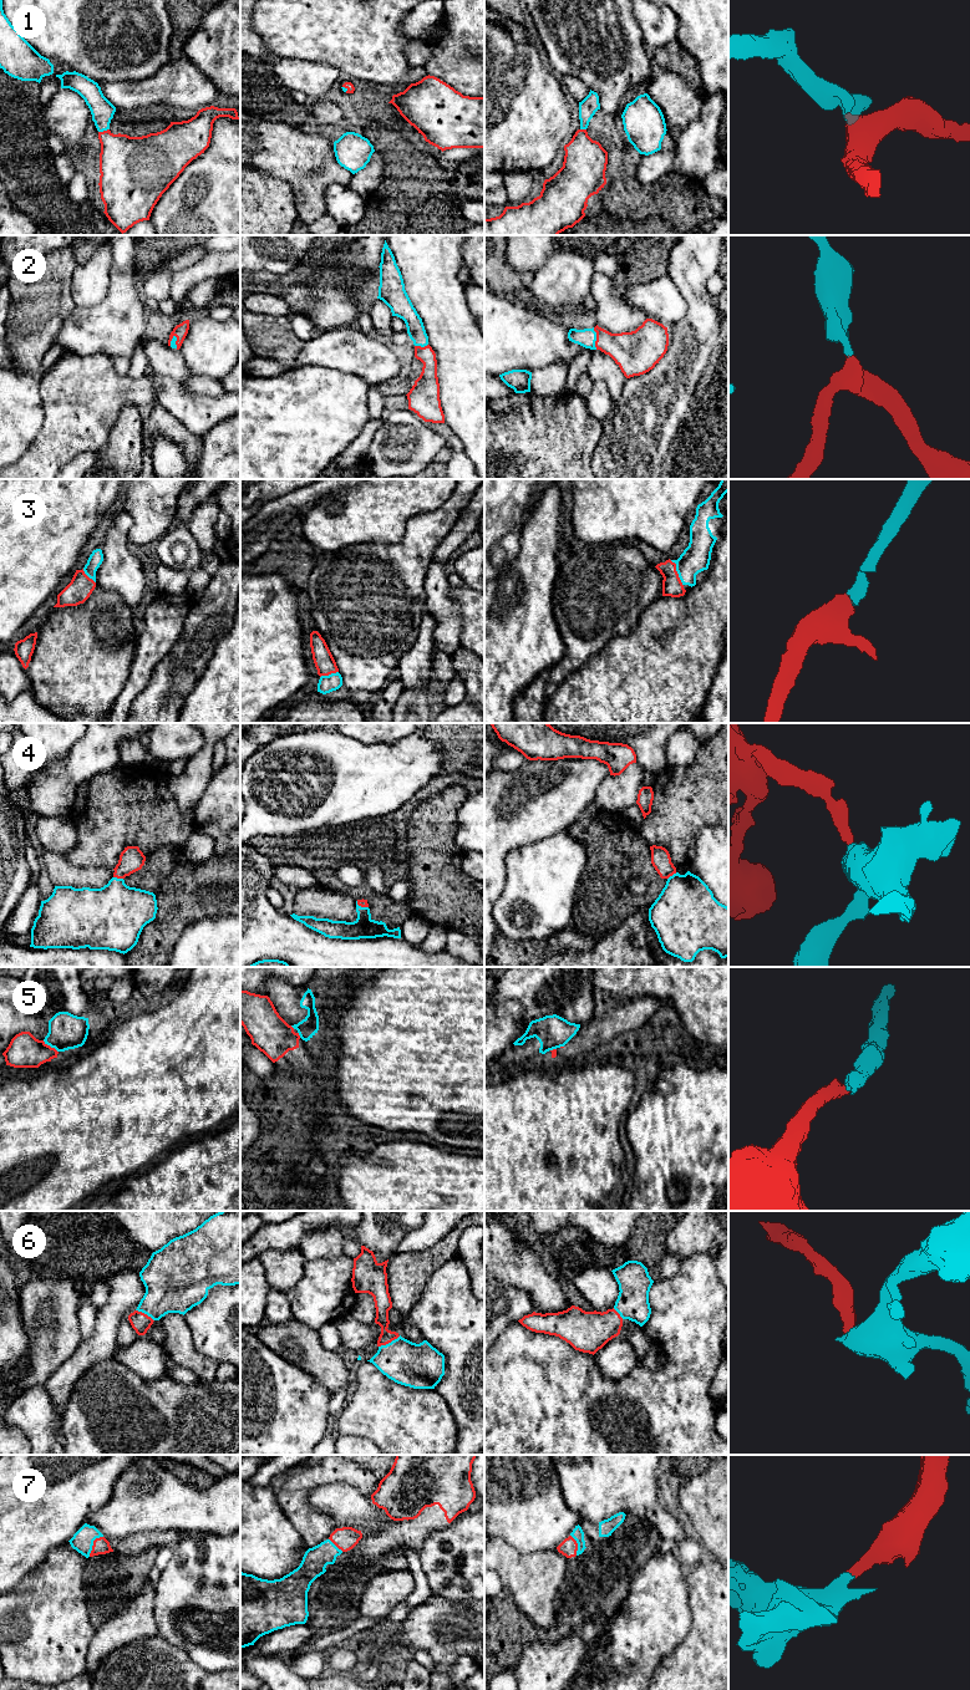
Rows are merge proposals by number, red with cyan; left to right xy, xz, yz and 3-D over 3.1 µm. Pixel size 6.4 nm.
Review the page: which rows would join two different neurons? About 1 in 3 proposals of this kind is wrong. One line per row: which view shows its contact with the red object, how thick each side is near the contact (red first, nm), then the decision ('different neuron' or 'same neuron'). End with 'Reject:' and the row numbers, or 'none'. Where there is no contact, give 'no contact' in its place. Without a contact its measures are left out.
1: meets red in xy; 340 nm thick on the red side, 150 nm on the other; same neuron
2: meets red in yz; 260 nm thick on the red side, 120 nm on the other; same neuron
3: meets red in yz; 130 nm thick on the red side, 180 nm on the other; same neuron
4: meets red in xy; 160 nm thick on the red side, 400 nm on the other; same neuron
5: meets red in xy; 220 nm thick on the red side, 220 nm on the other; different neuron
6: meets red in xz; 110 nm thick on the red side, 280 nm on the other; same neuron
7: meets red in xy; 110 nm thick on the red side, 140 nm on the other; same neuron
Reject: 5

